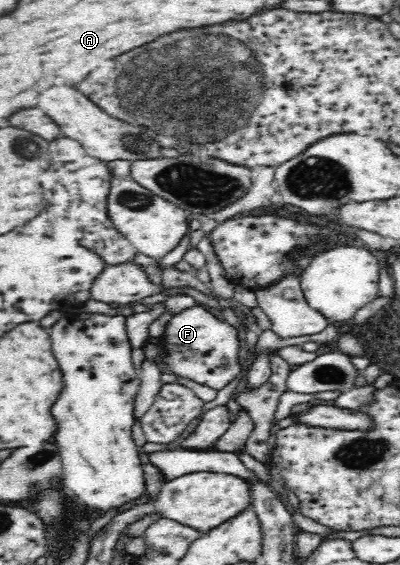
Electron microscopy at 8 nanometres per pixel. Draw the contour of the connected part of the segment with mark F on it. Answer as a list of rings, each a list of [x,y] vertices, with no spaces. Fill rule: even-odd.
[[[198,304],[173,316],[164,333],[144,347],[144,356],[162,374],[174,374],[212,390],[222,390],[242,374],[240,348],[238,328],[216,312]]]

